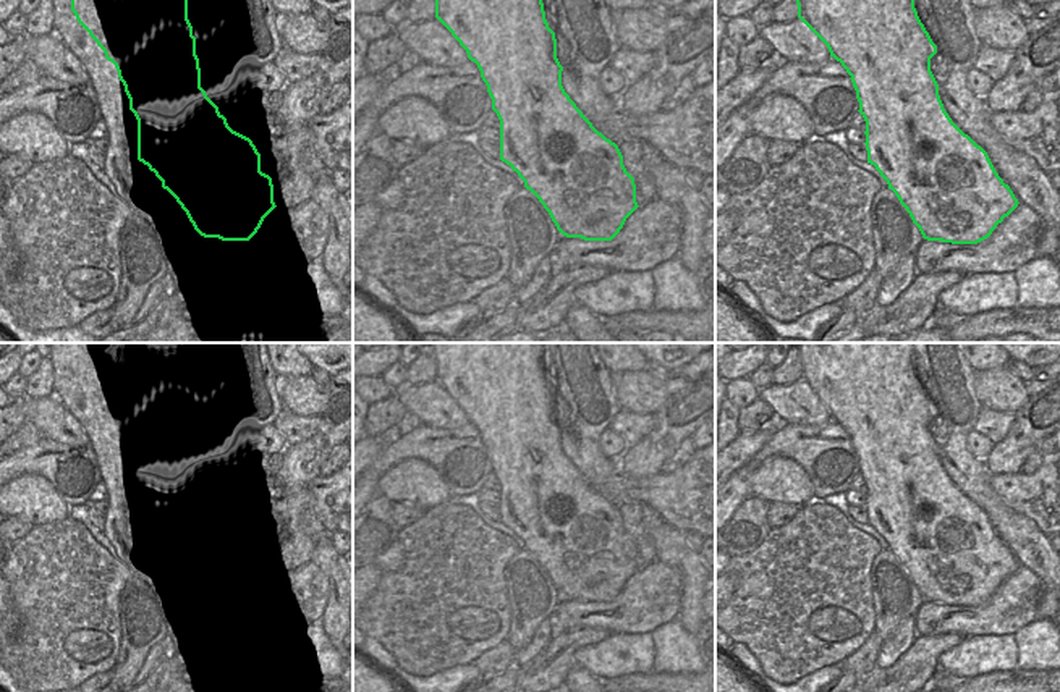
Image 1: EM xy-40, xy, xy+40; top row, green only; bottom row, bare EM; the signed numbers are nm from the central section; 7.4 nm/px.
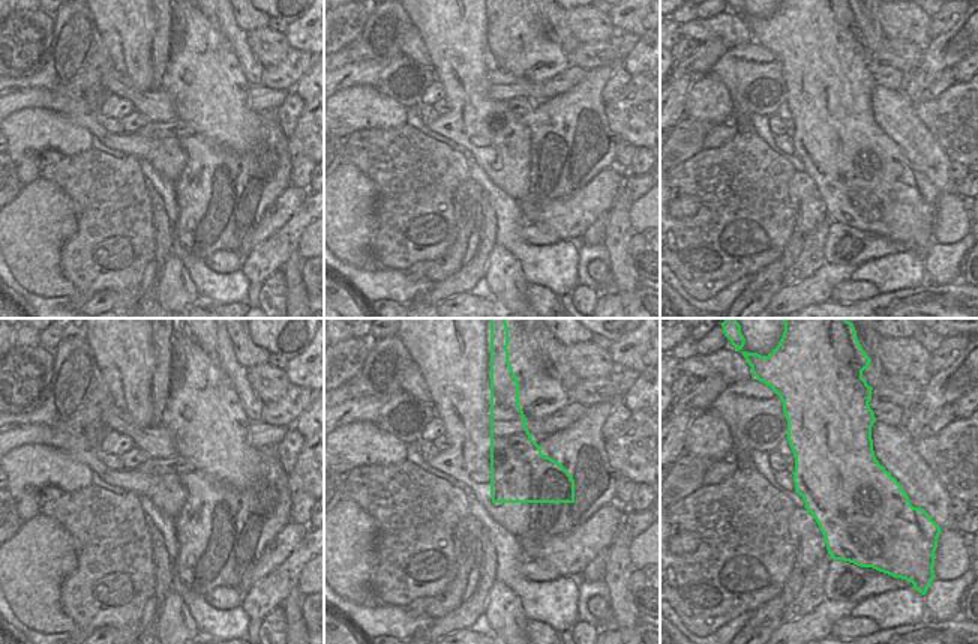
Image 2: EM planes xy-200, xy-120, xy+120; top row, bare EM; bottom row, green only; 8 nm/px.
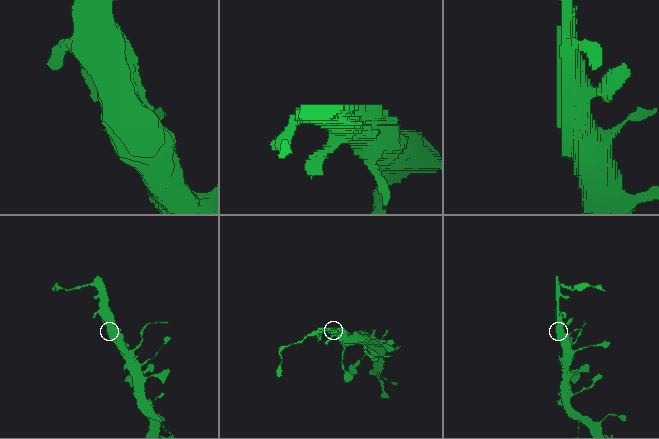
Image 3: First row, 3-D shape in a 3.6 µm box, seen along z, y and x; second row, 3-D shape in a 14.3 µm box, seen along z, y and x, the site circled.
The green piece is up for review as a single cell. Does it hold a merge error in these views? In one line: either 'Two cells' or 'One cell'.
Two cells

